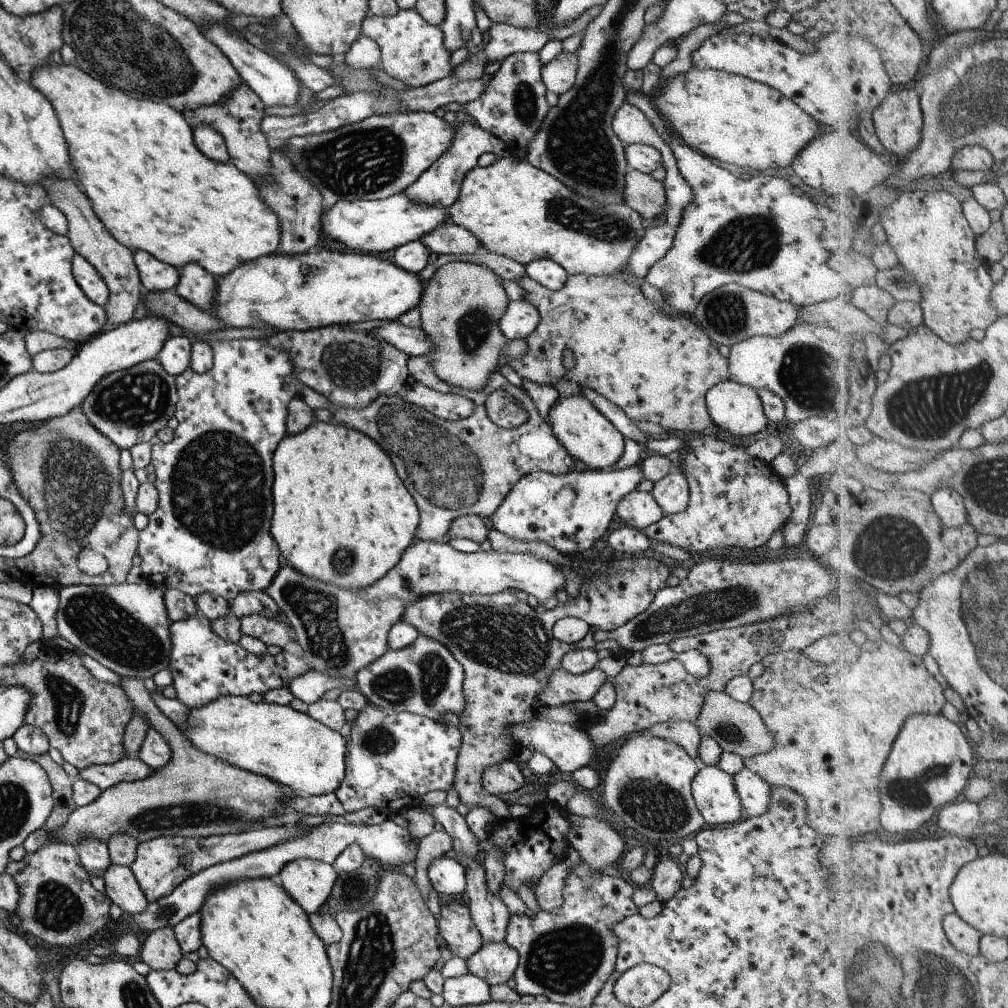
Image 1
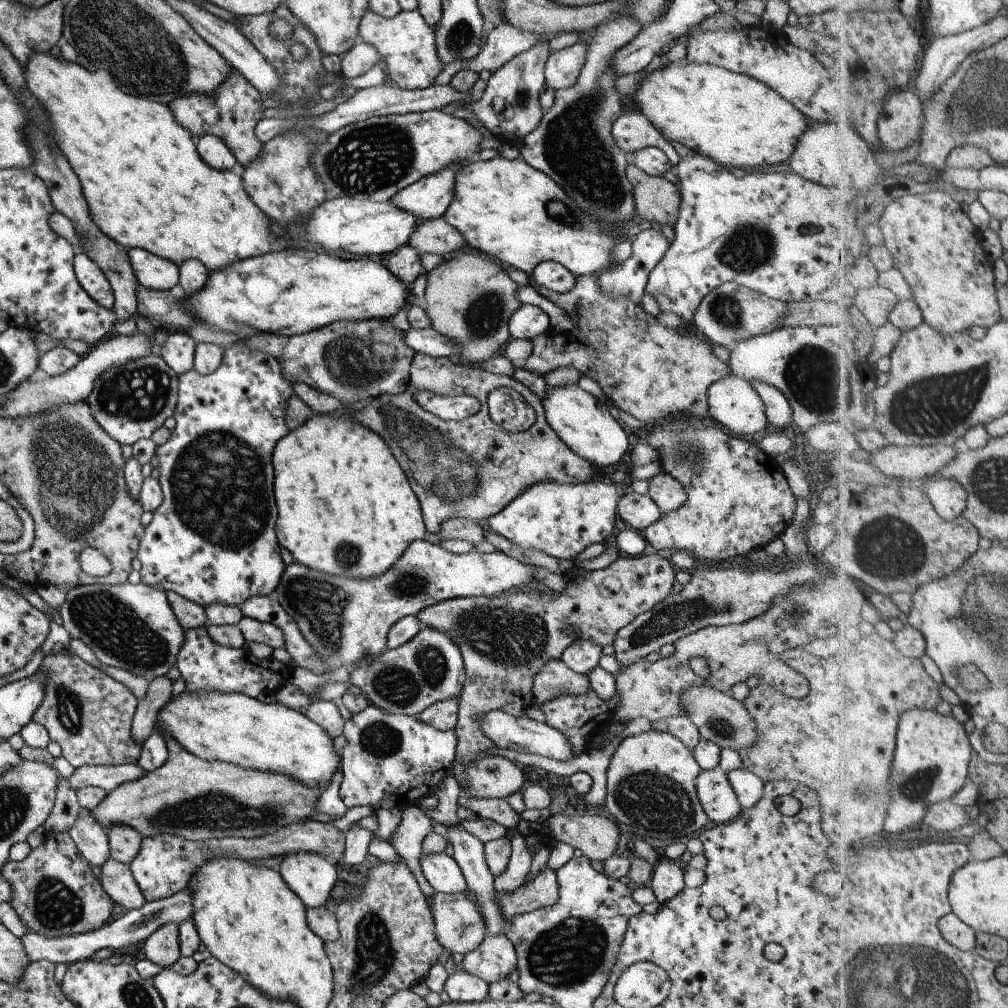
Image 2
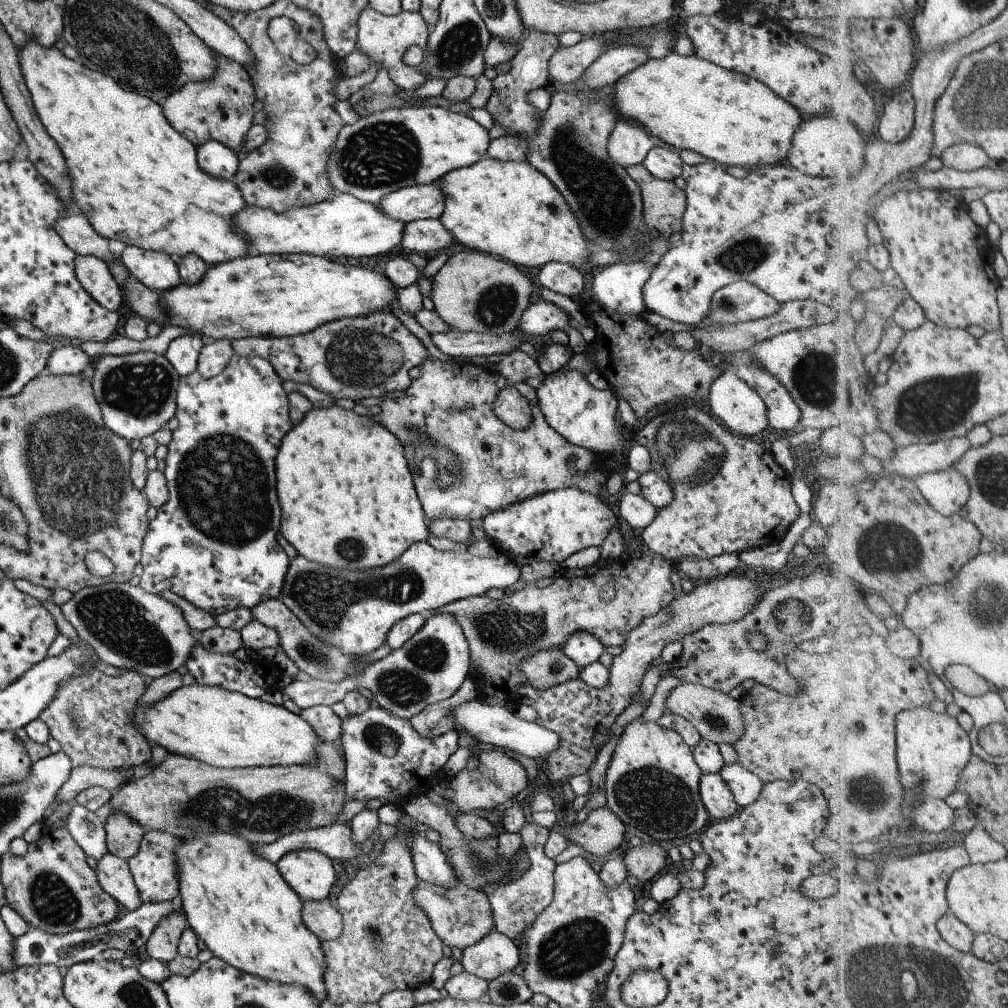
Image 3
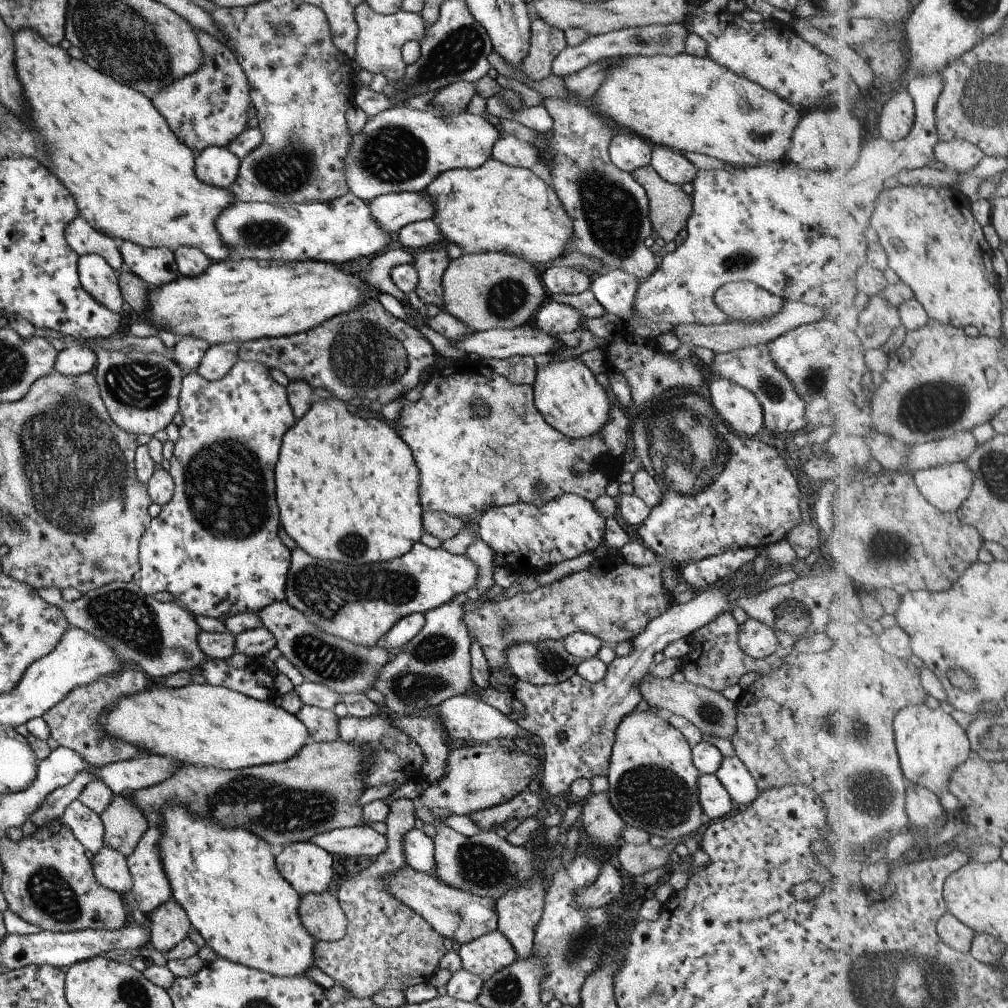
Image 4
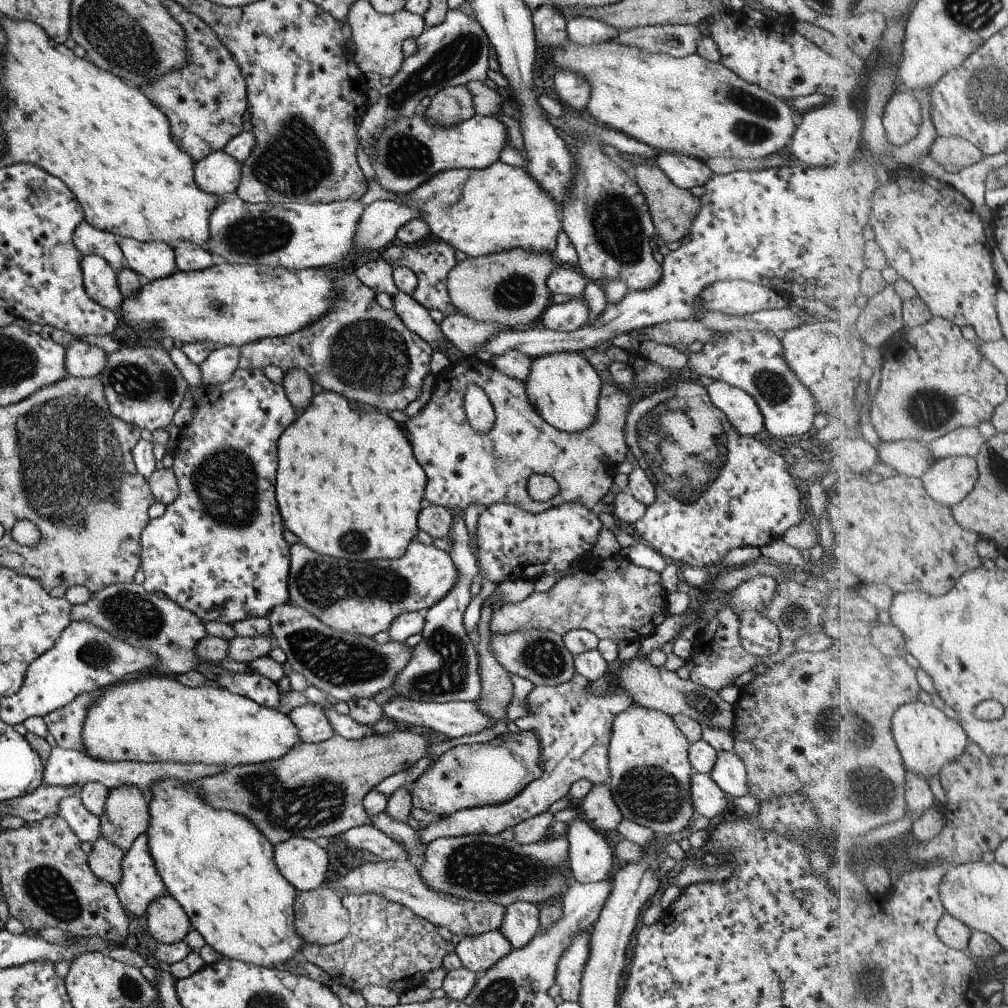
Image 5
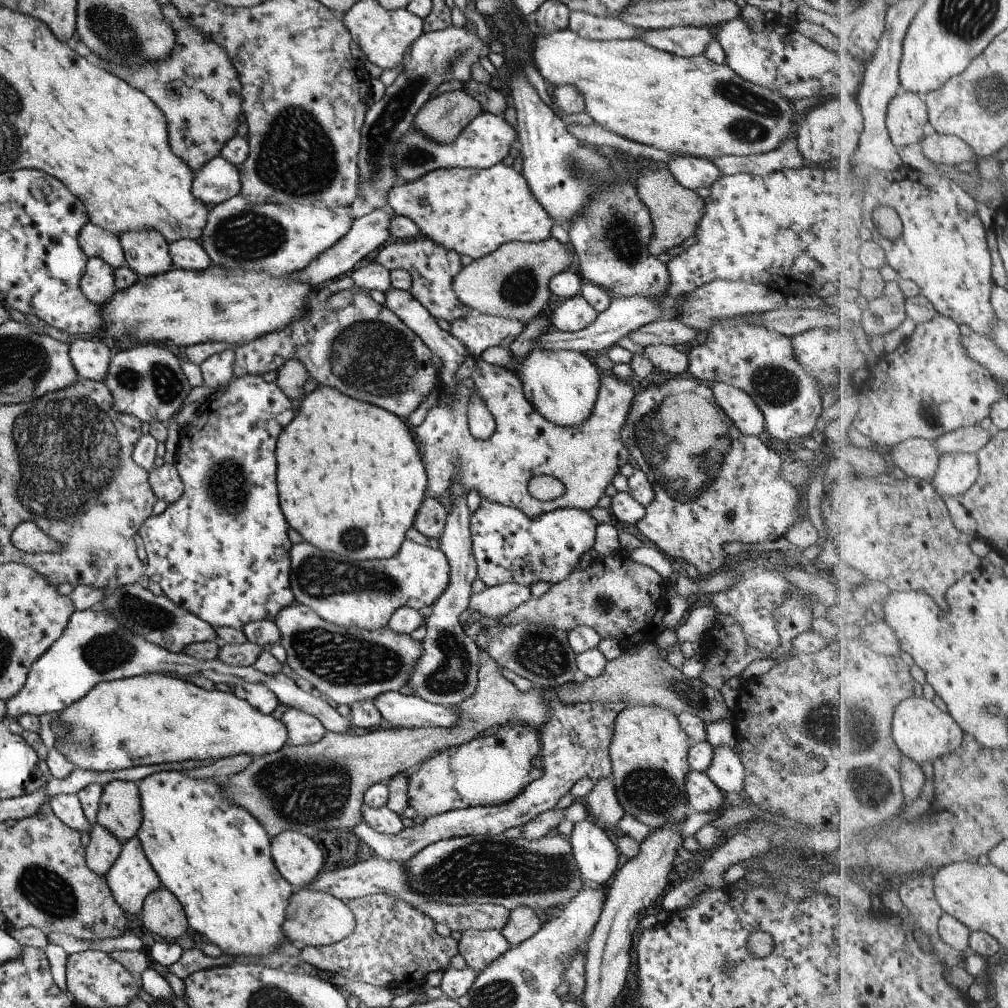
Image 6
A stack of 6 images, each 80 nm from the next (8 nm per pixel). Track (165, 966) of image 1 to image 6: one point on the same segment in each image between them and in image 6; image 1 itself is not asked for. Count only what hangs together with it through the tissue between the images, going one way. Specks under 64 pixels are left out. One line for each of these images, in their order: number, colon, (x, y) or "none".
2: (161, 947)
3: (161, 945)
4: (168, 924)
5: (166, 923)
6: (161, 913)

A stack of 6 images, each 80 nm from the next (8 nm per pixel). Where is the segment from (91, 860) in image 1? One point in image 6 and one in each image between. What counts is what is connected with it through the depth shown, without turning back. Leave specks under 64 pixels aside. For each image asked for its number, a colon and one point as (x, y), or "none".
2: (90, 838)
3: (85, 827)
4: (86, 826)
5: (86, 826)
6: (67, 808)

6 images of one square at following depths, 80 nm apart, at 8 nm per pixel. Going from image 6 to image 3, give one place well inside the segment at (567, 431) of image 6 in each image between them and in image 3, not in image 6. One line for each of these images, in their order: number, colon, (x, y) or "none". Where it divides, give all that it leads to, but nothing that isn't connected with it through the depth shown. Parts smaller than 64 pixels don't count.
3: (465, 463)
4: (466, 463)
5: (461, 466)

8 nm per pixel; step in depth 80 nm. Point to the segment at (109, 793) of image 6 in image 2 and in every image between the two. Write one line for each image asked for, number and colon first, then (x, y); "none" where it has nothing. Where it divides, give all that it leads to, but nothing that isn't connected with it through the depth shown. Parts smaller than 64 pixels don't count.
2: (123, 842)
3: (122, 834)
4: (123, 822)
5: (125, 815)

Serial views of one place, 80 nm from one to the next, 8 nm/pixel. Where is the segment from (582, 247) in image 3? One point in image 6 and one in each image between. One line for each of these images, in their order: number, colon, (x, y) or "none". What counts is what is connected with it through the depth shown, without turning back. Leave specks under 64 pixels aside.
4: (496, 208)
5: (477, 211)
6: (470, 211)

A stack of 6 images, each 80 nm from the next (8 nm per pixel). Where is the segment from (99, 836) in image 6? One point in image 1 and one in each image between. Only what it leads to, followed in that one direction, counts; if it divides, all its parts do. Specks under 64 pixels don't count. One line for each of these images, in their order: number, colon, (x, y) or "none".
1: (120, 886)
2: (115, 878)
3: (112, 873)
4: (109, 867)
5: (104, 857)

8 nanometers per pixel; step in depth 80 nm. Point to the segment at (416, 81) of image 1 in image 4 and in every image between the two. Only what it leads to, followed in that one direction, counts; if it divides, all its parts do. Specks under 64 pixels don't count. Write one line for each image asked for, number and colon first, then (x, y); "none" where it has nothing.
2: (404, 42)
3: (382, 38)
4: (377, 49)

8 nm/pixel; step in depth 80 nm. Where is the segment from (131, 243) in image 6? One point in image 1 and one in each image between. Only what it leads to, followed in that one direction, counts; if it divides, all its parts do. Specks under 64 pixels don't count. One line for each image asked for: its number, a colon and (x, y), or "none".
1: (155, 276)
2: (151, 272)
3: (156, 270)
4: (155, 266)
5: (151, 260)

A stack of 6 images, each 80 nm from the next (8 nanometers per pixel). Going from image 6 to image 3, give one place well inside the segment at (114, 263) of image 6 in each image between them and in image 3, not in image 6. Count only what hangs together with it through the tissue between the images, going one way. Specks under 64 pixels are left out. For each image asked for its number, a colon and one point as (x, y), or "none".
3: (77, 234)
4: (82, 239)
5: (87, 240)

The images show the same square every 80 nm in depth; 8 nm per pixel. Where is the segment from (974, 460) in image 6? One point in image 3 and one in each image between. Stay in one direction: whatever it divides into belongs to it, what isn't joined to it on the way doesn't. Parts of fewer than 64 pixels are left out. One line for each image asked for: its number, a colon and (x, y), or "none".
3: (948, 491)
4: (948, 486)
5: (950, 480)

